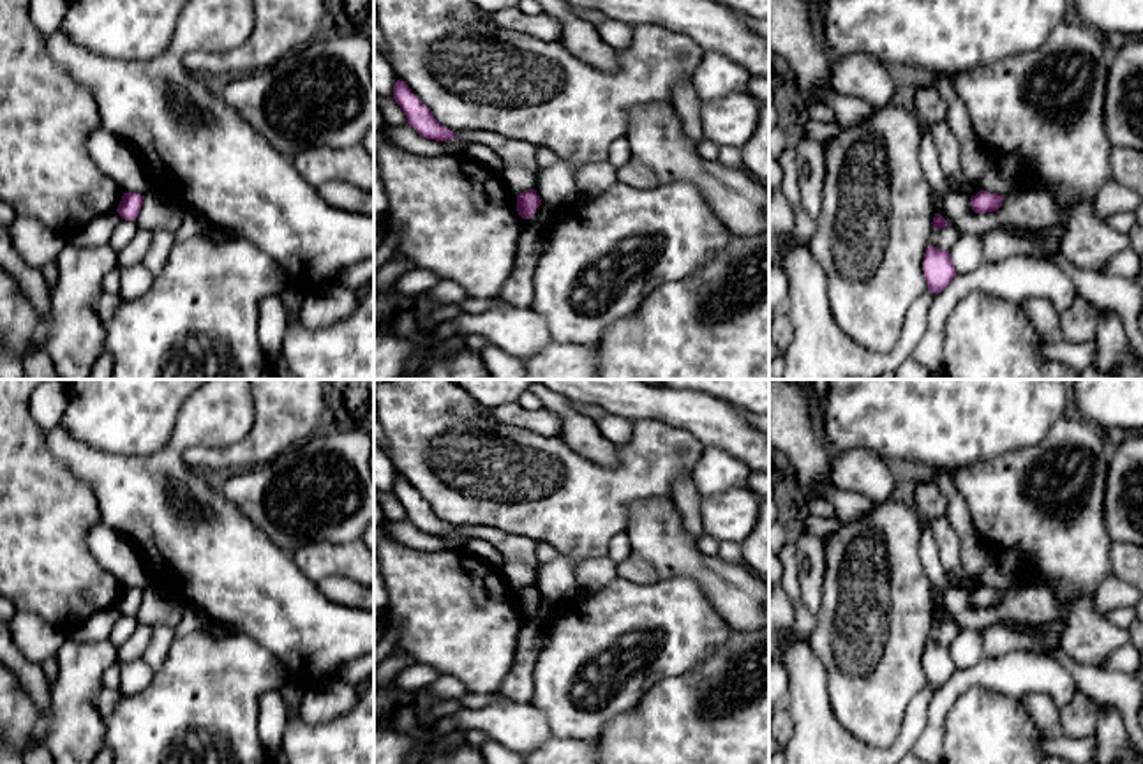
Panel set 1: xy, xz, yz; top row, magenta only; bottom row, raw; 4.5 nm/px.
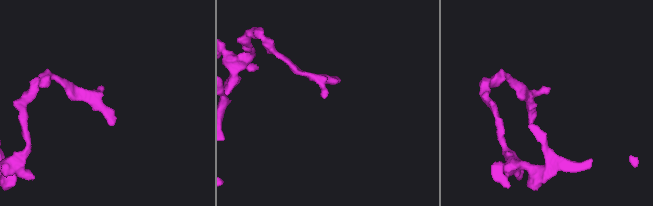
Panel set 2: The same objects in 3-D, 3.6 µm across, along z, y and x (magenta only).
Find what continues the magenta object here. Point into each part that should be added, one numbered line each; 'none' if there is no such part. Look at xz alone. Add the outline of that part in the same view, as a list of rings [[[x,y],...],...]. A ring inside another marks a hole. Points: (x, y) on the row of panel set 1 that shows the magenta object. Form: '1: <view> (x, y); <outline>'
none

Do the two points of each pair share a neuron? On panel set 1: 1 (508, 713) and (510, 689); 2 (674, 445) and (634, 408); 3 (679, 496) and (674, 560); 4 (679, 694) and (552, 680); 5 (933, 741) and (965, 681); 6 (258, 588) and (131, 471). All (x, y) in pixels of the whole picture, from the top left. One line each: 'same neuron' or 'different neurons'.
1: different neurons
2: different neurons
3: different neurons
4: different neurons
5: same neuron
6: same neuron

